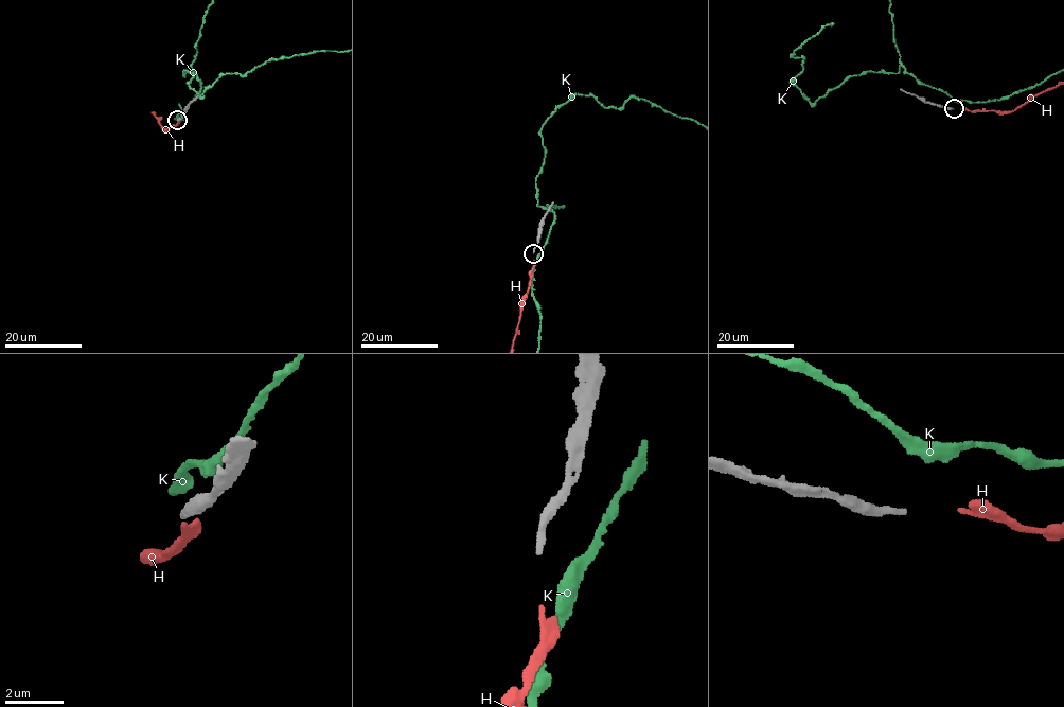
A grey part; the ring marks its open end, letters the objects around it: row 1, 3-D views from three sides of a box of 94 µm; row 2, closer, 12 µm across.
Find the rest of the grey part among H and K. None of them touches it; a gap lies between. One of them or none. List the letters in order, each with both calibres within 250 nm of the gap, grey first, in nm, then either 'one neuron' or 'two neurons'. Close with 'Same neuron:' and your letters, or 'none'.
H: 220/200 nm | one neuron
K: 220/440 nm | two neurons
Same neuron: H

